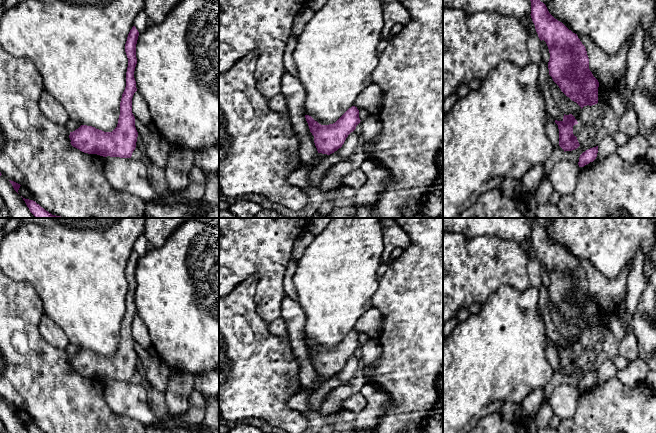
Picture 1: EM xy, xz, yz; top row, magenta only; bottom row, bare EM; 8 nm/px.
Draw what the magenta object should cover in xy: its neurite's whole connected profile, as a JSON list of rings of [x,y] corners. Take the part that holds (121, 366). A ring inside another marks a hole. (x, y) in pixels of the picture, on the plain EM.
[[[133,250],[125,268],[128,291],[117,351],[112,356],[104,356],[92,350],[81,349],[75,355],[70,356],[71,369],[84,377],[103,381],[131,382],[136,372],[138,356],[132,337],[132,322],[137,315],[134,295],[137,288],[136,268],[138,260],[139,256]]]

